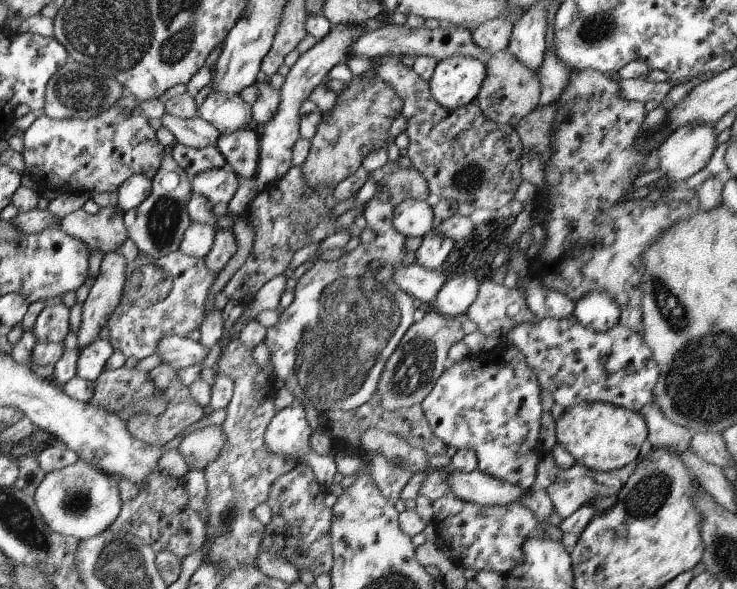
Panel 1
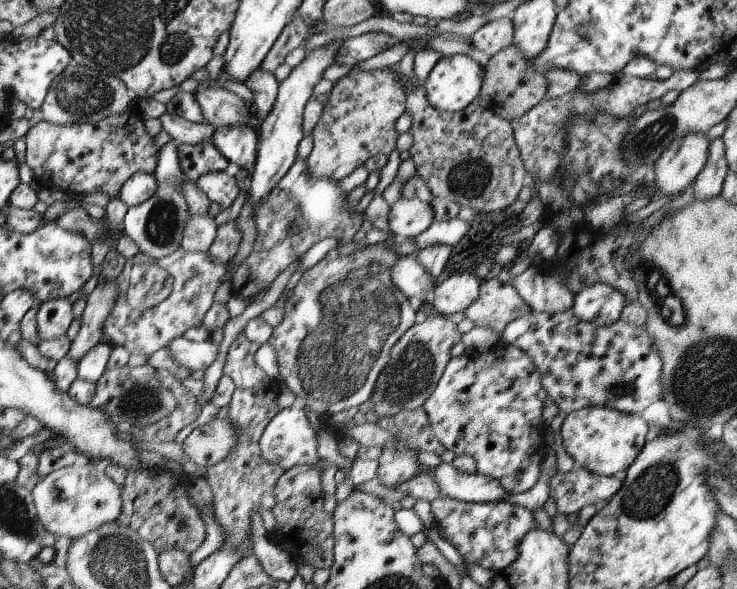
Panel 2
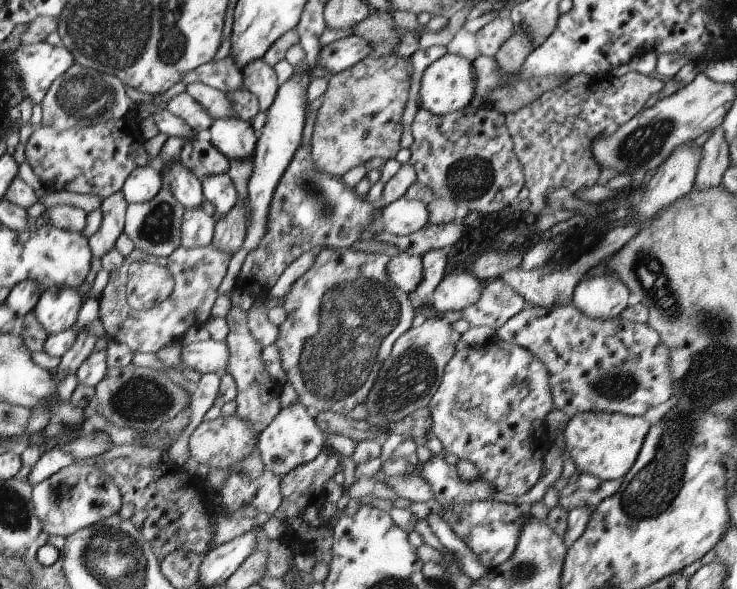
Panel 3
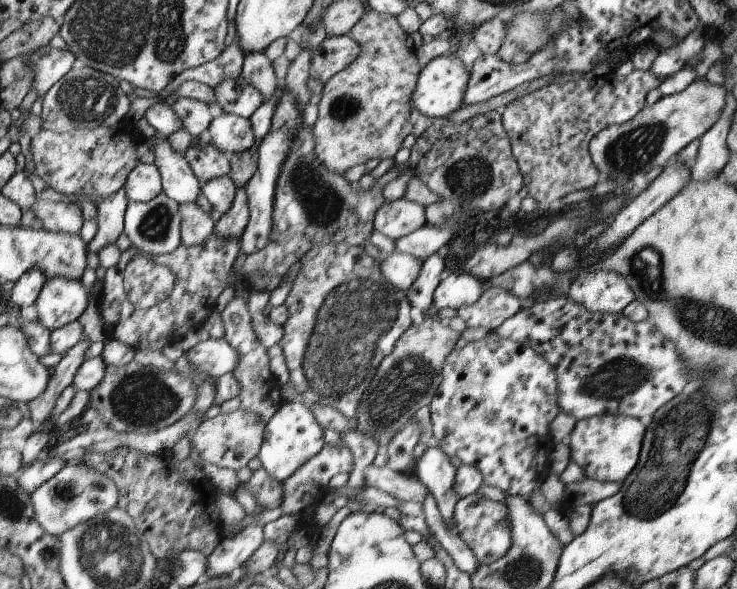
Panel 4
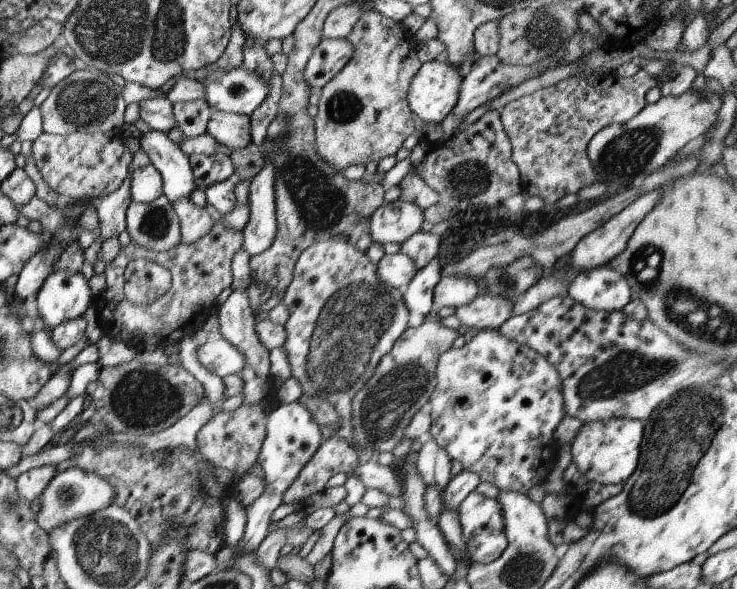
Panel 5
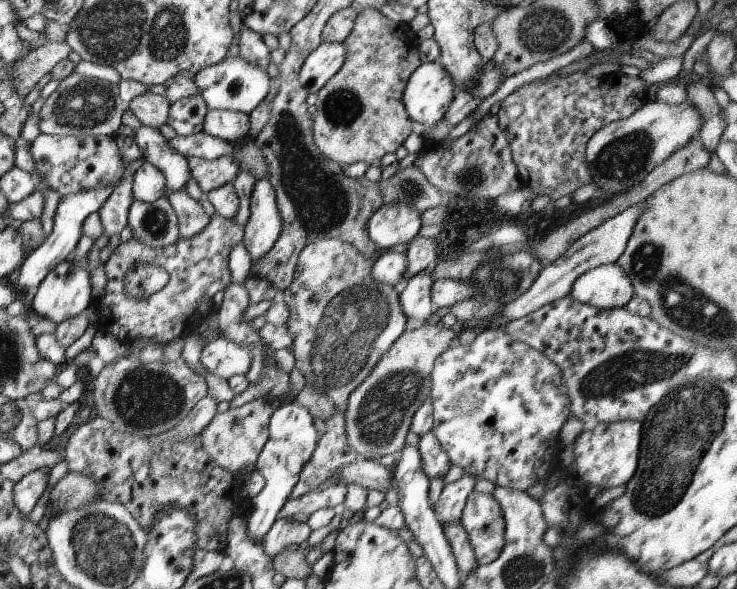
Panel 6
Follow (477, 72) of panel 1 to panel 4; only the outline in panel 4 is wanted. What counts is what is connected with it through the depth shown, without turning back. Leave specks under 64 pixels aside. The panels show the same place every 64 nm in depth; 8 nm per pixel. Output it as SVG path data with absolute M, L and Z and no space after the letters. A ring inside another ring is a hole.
M447 53L433 58L420 67L417 80L410 96L411 106L418 114L429 118L446 118L451 112L460 108L463 102L463 92L469 80L469 73L464 68L458 53Z

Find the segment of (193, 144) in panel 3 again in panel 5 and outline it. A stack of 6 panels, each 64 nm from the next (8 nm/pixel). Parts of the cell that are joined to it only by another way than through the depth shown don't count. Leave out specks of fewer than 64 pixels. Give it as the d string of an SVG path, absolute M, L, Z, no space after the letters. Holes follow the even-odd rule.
M218 145L213 154L189 154L188 164L192 170L195 187L204 190L211 184L227 180L233 172L233 163L224 146Z

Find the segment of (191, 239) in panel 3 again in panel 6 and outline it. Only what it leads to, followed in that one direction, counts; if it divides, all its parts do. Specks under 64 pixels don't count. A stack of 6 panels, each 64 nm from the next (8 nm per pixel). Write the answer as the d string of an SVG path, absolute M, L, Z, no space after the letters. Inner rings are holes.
M184 190L171 192L164 199L169 201L175 211L179 237L193 238L209 224L210 217L203 211L200 201L193 200Z

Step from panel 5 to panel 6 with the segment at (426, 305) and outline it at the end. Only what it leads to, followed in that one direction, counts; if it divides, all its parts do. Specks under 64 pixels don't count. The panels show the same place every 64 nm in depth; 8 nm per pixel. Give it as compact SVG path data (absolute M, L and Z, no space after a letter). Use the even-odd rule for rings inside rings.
M434 264L423 268L415 276L411 276L404 286L404 289L398 293L398 302L401 306L401 312L407 320L415 320L417 324L424 324L433 308L430 305L430 290L433 284L431 270Z

